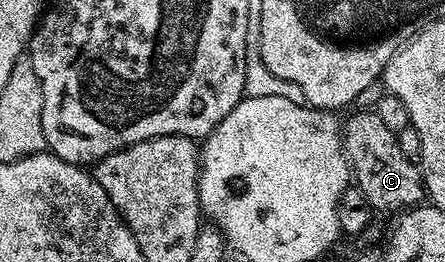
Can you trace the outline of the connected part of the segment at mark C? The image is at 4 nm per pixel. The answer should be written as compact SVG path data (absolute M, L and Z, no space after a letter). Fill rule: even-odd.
M373 109L356 110L351 120L342 124L343 149L351 165L354 182L365 193L369 205L376 212L402 213L424 202L425 188L420 168L405 153L401 153L399 136L381 122Z

